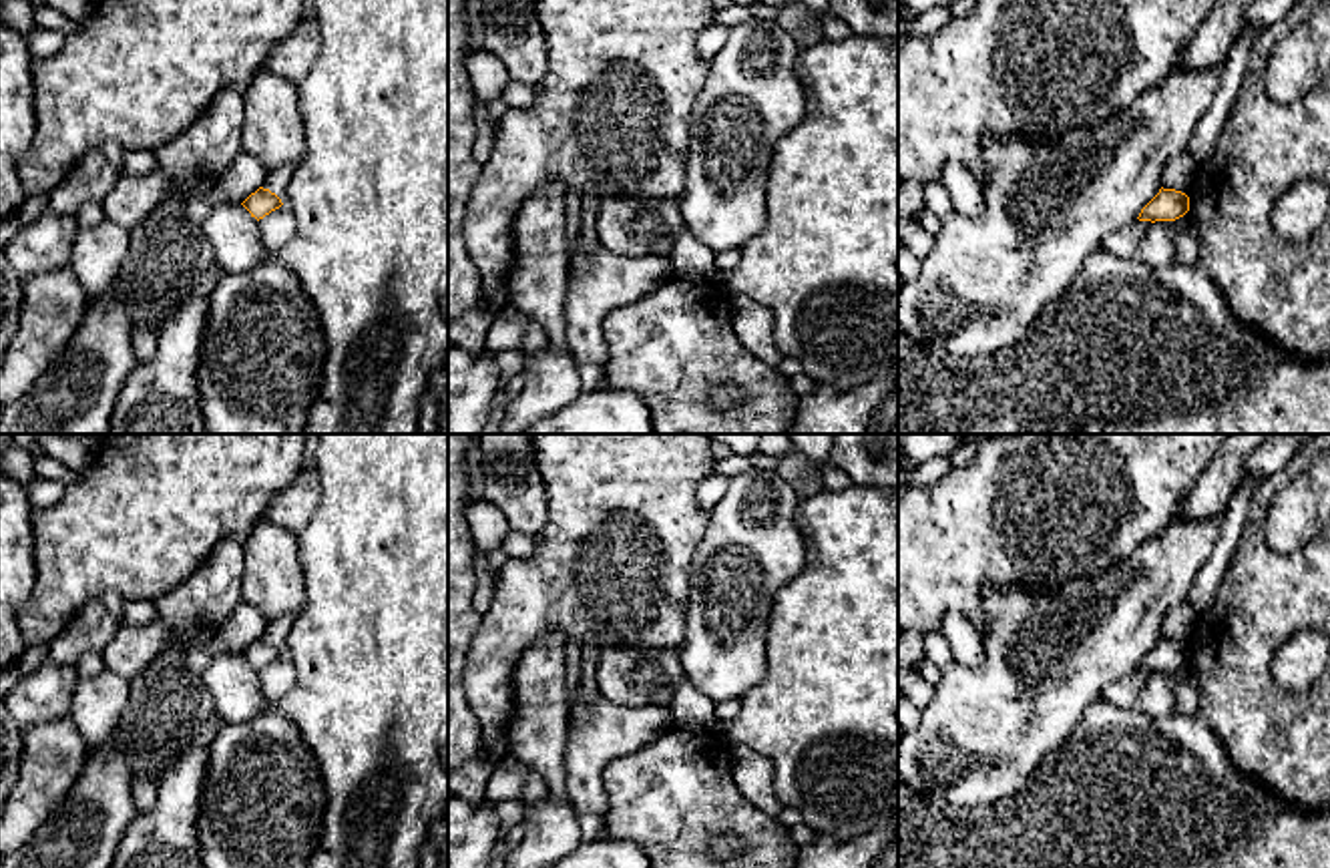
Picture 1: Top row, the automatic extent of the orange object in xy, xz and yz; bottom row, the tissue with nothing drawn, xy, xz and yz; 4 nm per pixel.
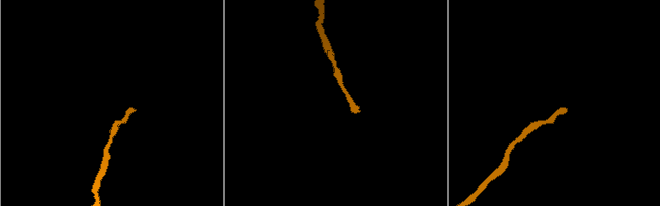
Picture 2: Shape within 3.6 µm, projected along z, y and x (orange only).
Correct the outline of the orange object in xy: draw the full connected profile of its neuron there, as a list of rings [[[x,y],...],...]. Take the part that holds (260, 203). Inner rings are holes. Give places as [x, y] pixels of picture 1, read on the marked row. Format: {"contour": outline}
{"contour": [[[281,165],[267,173],[263,185],[241,203],[251,213],[251,217],[259,221],[285,205],[285,191],[293,169],[293,165]]]}

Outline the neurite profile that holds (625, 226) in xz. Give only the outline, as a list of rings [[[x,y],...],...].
[[[605,197],[597,213],[599,245],[621,257],[669,257],[681,229],[677,199]]]

